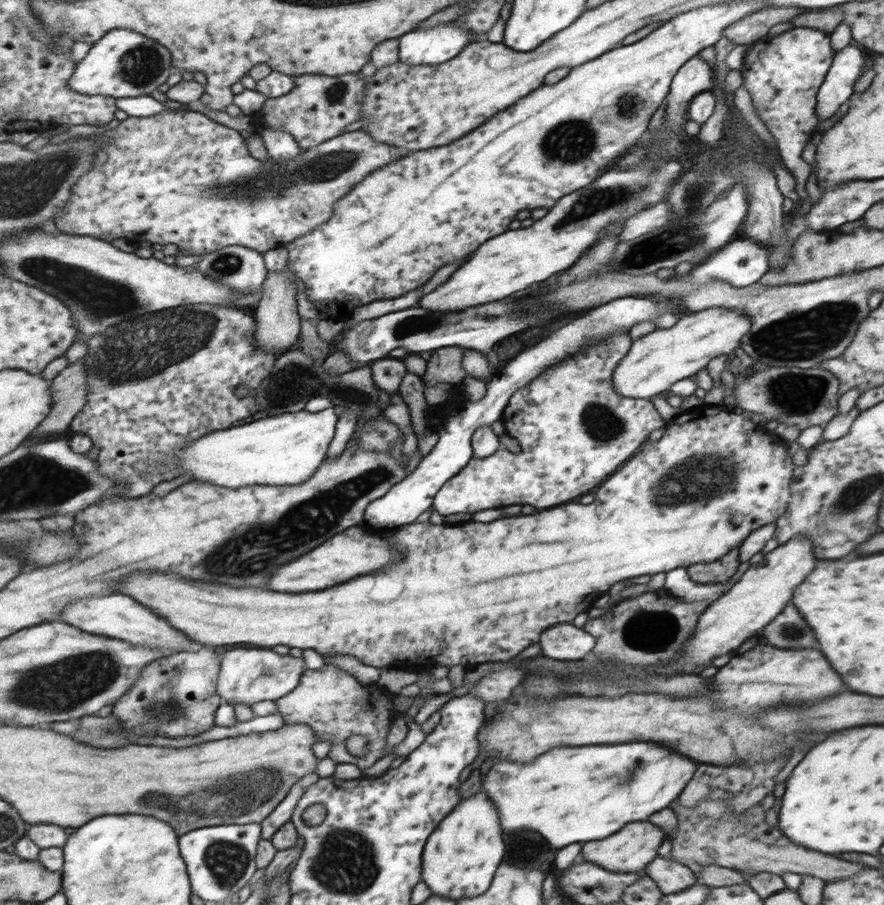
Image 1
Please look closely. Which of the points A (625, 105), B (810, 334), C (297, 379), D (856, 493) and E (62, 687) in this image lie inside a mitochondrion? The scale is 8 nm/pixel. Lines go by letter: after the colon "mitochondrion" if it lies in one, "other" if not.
A: mitochondrion
B: mitochondrion
C: mitochondrion
D: mitochondrion
E: mitochondrion

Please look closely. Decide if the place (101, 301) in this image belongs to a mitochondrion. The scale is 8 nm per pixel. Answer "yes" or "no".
yes

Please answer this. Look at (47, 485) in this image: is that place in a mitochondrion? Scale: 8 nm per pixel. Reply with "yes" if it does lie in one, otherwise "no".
yes

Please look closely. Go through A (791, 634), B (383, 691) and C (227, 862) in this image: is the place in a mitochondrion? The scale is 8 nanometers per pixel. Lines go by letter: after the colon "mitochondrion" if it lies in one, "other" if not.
A: mitochondrion
B: other
C: mitochondrion

